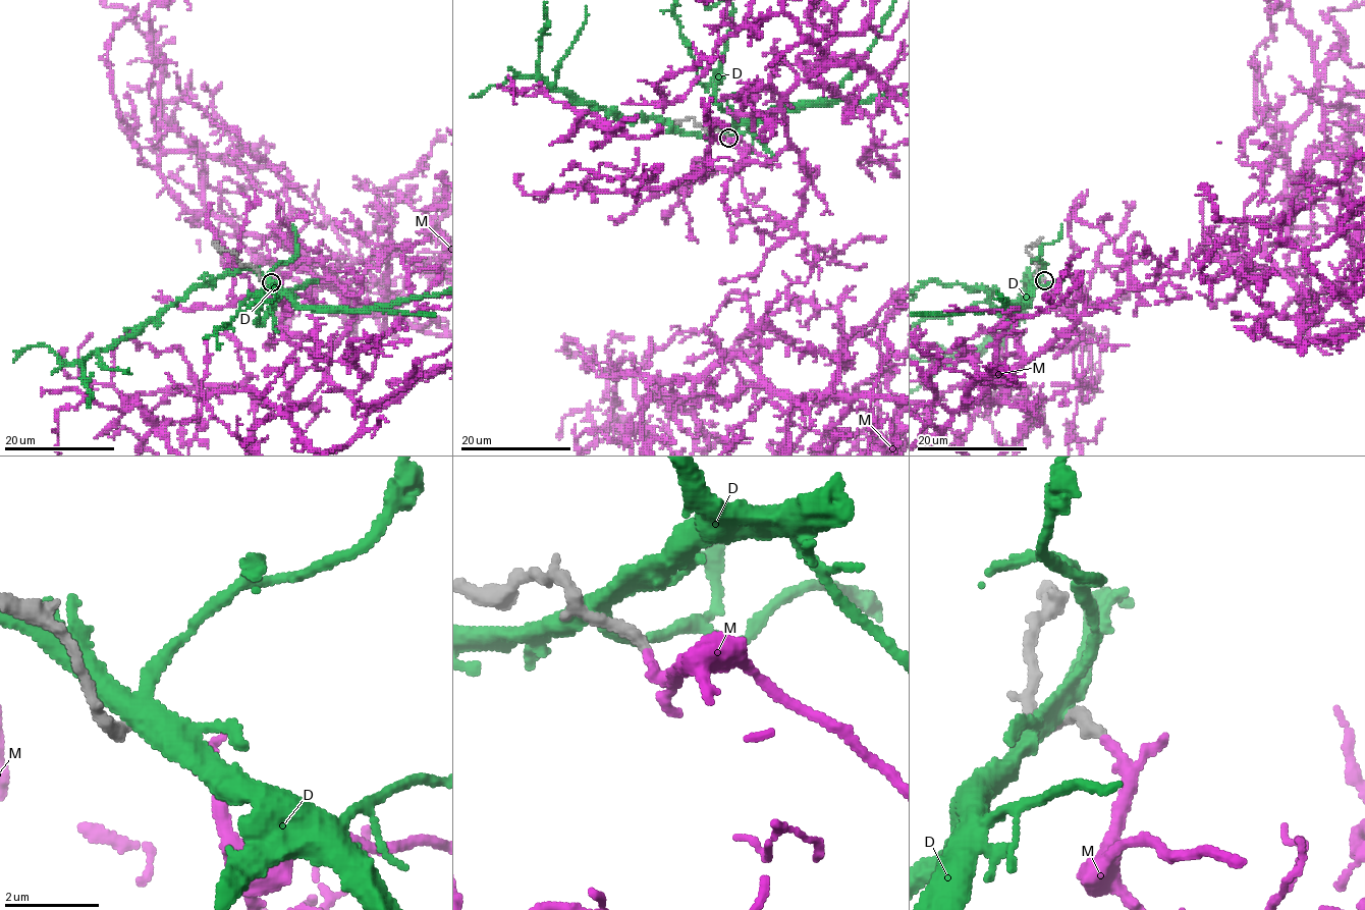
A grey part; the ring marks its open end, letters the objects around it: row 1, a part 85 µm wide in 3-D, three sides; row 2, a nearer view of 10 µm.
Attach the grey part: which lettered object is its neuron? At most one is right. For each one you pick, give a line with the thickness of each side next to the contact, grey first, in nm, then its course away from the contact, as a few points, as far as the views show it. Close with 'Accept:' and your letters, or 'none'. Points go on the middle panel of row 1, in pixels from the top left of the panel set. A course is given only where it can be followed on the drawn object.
M: Thickness 280 nm (grey) against 170 nm
Accept: M

